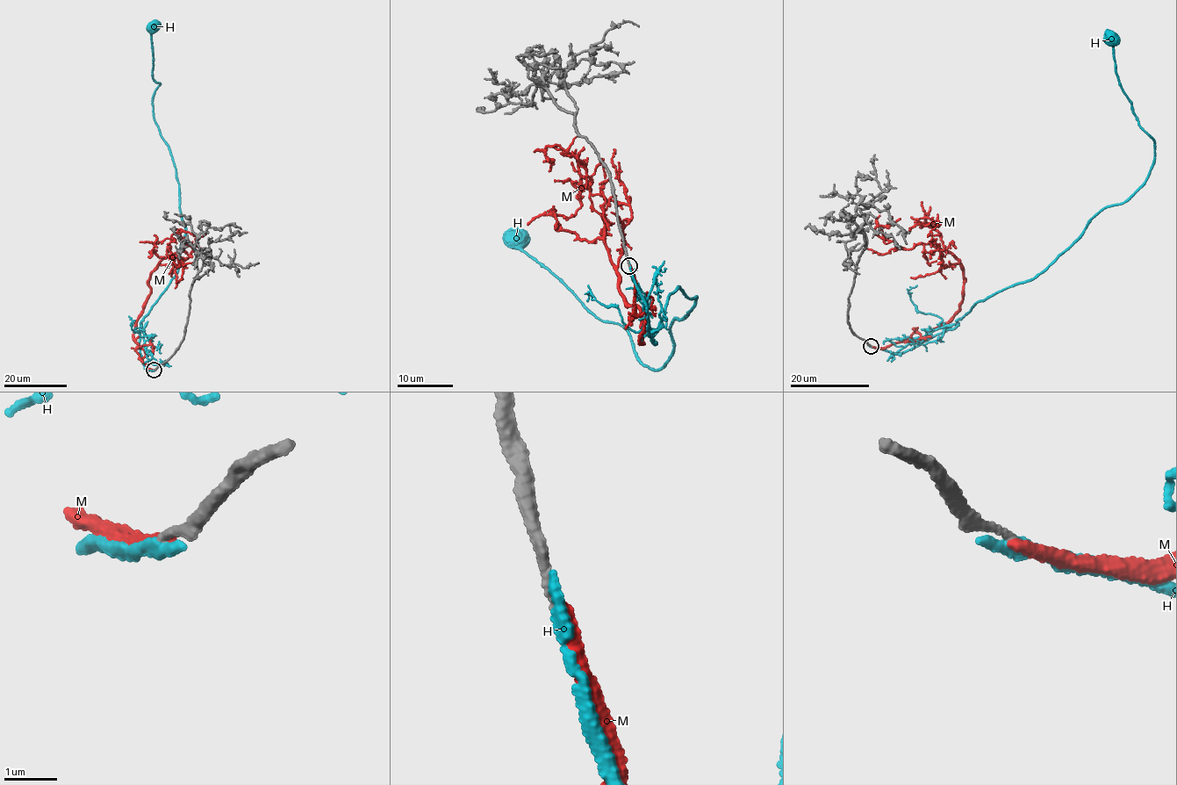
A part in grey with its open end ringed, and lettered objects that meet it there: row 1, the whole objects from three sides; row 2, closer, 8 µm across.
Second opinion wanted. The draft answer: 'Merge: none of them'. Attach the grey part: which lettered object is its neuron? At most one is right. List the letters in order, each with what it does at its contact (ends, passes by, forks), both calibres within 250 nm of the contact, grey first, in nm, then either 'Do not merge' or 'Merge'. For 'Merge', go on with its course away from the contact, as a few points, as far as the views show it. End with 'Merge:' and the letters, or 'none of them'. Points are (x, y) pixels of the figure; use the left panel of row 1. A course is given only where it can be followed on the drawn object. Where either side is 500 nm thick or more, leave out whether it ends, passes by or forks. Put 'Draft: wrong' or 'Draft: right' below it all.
H: It ends there. Thickness 160 nm (grey) against 220 nm. Merge. Its course: (154, 370), (142, 362), (141, 321), (176, 274), (186, 227), (171, 153), (155, 120), (154, 27)
M: It ends there. Thickness 140 nm (grey) against 260 nm. Do not merge
Merge: H
Draft: wrong

